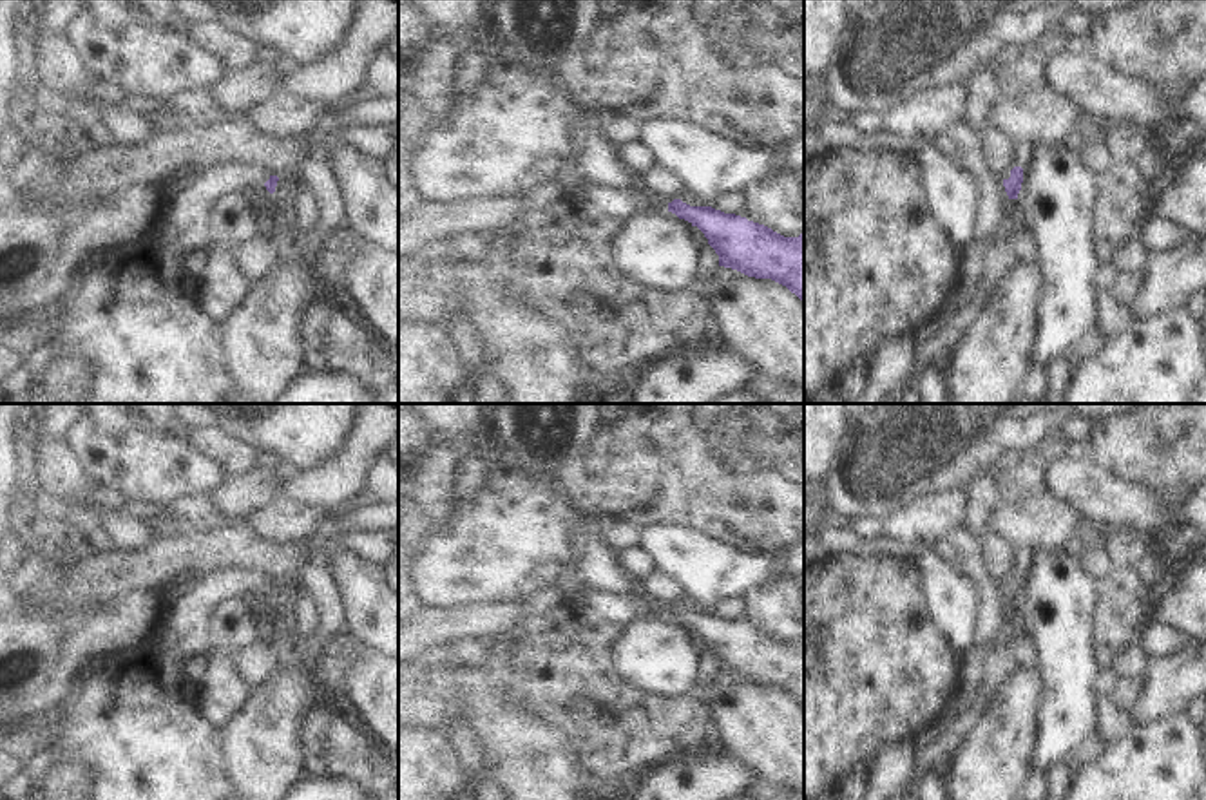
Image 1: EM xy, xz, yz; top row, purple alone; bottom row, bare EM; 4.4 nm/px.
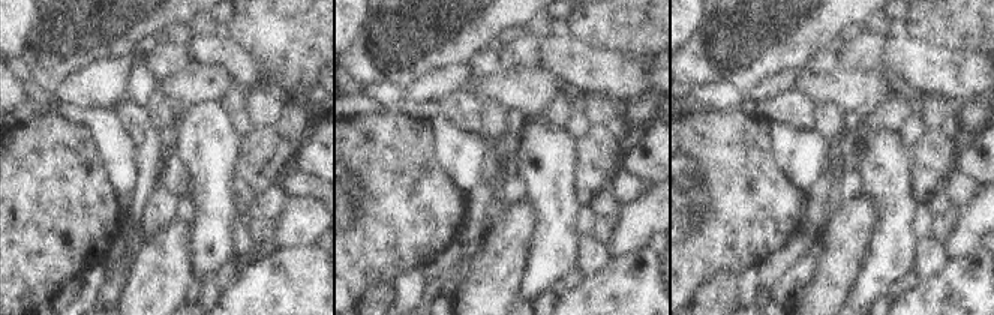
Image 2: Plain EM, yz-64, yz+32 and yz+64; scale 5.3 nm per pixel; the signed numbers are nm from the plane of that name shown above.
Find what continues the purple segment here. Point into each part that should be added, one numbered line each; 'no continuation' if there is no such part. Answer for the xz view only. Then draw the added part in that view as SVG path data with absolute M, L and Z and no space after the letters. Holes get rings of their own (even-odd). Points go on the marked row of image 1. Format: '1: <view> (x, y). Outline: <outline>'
no continuation.

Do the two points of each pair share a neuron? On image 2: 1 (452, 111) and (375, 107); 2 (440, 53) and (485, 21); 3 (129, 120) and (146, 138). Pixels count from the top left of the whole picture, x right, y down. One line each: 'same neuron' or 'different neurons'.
1: same neuron
2: same neuron
3: same neuron

